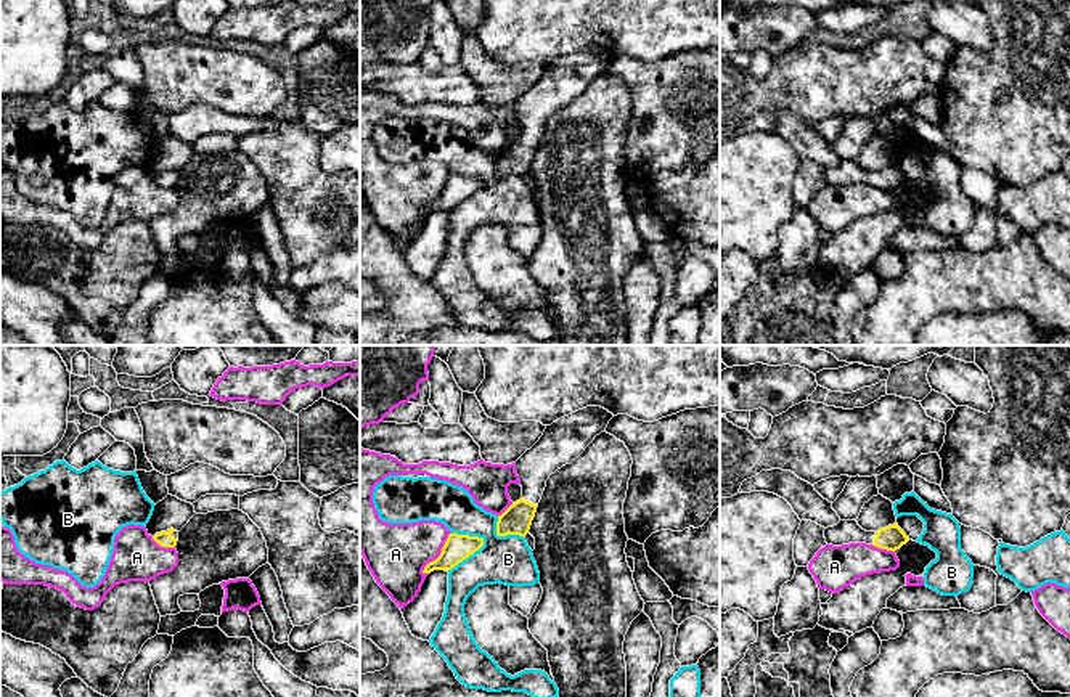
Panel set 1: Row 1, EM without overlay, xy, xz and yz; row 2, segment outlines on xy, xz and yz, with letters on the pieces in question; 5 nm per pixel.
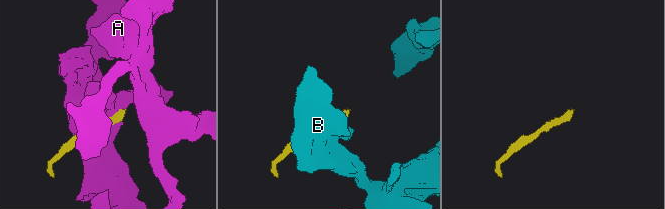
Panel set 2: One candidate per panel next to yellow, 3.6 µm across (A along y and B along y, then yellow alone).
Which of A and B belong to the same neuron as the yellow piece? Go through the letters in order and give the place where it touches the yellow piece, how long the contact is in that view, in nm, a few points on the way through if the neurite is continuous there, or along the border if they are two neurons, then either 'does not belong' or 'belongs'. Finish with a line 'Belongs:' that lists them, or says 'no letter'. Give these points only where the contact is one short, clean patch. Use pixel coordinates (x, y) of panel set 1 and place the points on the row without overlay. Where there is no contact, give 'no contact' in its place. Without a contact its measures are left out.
A: xz (441, 195) | 260 nm | does not belong
B: xz (468, 196) | 260 nm | does not belong
Belongs: no letter

